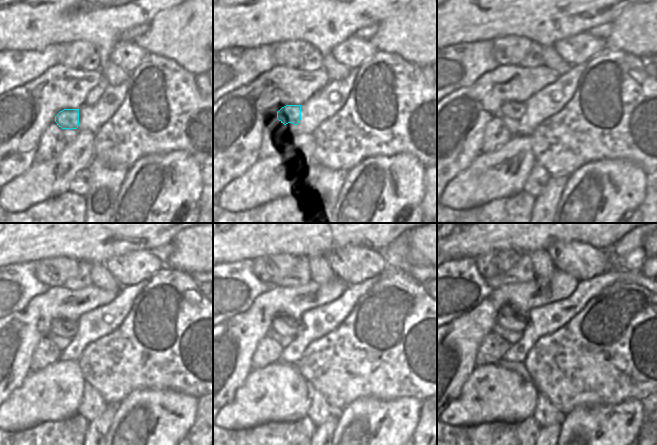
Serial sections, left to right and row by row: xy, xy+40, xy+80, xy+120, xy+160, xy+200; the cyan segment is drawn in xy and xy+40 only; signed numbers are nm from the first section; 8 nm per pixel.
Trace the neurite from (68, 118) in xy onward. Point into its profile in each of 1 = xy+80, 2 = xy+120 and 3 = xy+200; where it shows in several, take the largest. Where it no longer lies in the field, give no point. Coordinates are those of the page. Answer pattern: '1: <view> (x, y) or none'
1: xy+80 (511, 109)
2: xy+120 (60, 327)
3: xy+200 (508, 319)

